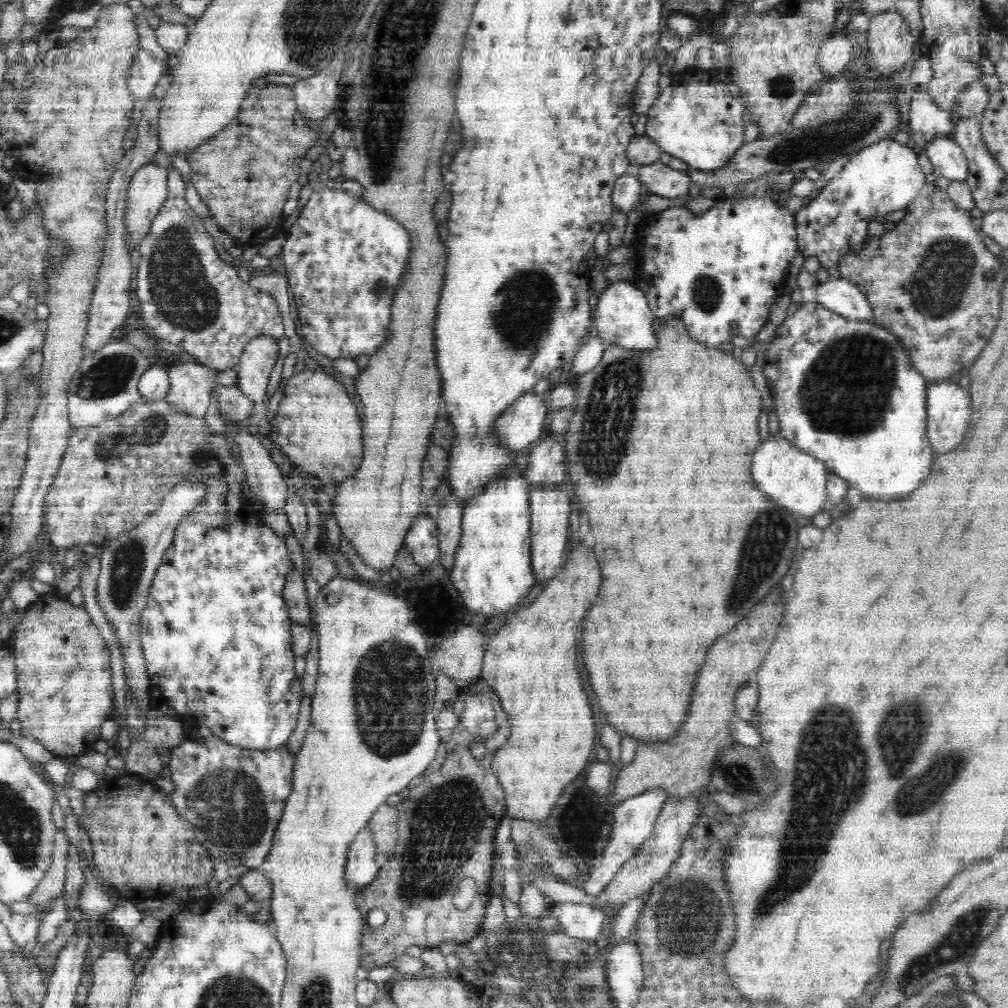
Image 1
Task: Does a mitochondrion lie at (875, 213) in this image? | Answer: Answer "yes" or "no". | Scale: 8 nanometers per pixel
no

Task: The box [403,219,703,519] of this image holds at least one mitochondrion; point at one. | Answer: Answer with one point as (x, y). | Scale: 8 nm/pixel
(605, 415)

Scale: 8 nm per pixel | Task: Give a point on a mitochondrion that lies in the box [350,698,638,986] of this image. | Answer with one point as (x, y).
(443, 828)

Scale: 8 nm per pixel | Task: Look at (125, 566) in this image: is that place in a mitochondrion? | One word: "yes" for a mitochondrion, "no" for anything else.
yes

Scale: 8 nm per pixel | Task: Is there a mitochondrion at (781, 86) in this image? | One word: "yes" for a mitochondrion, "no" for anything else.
yes

